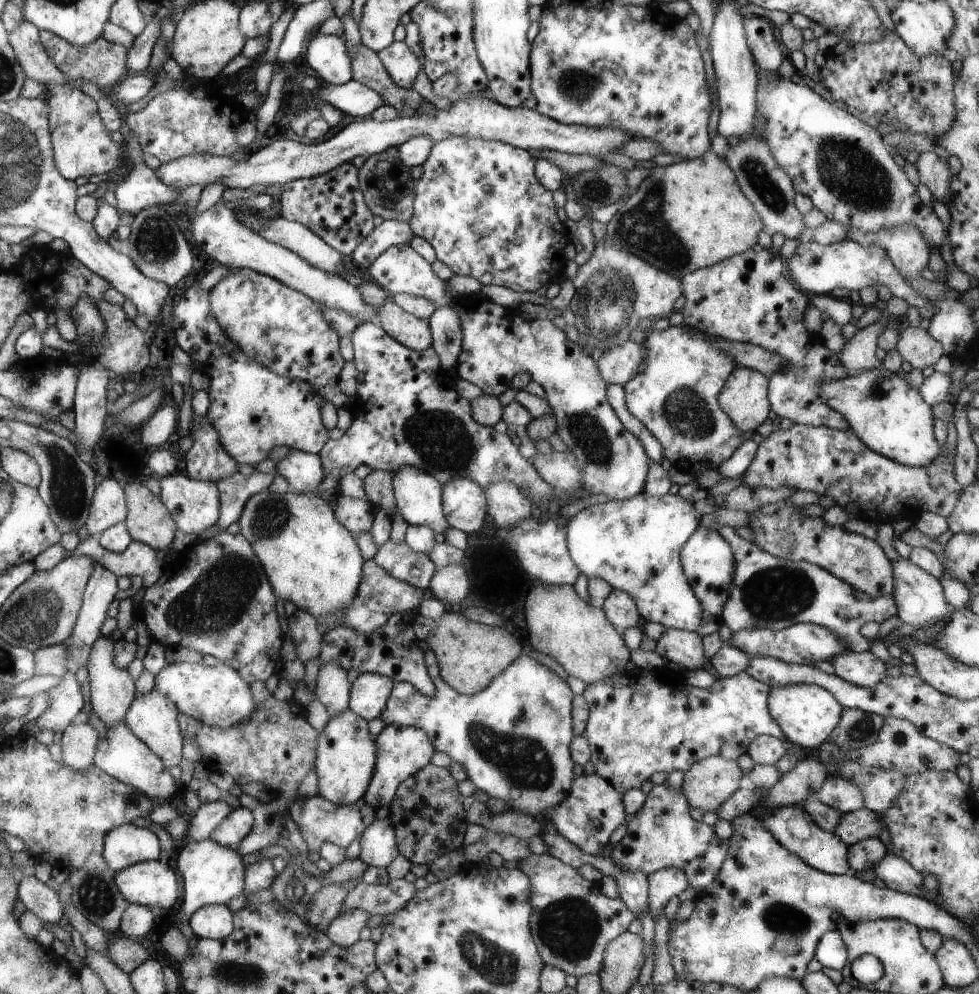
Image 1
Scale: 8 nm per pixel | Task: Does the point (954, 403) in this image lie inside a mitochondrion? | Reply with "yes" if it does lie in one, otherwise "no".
no

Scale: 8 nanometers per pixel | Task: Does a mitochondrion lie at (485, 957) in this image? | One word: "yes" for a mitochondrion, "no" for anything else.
yes

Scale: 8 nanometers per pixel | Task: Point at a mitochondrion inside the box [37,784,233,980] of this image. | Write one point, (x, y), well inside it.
(95, 895)

